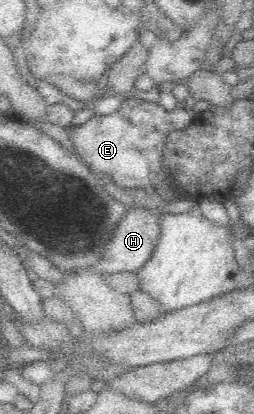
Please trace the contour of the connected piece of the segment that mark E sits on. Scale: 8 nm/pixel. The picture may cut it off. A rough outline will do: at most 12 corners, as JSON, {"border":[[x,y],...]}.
{"border":[[129,96],[80,119],[70,145],[121,189],[179,200],[163,172],[169,133],[195,113]]}

